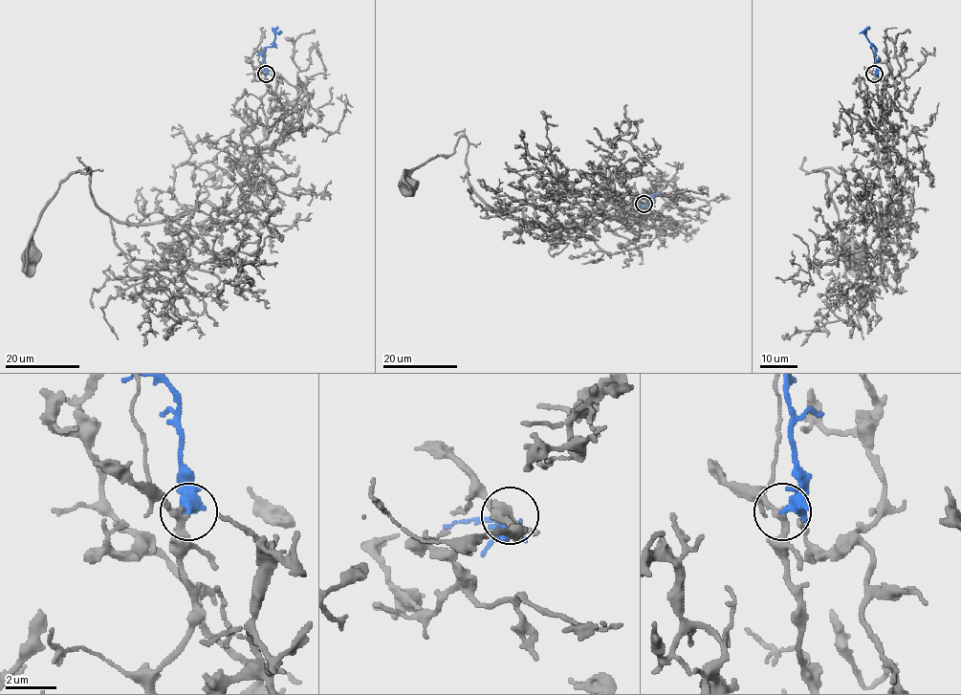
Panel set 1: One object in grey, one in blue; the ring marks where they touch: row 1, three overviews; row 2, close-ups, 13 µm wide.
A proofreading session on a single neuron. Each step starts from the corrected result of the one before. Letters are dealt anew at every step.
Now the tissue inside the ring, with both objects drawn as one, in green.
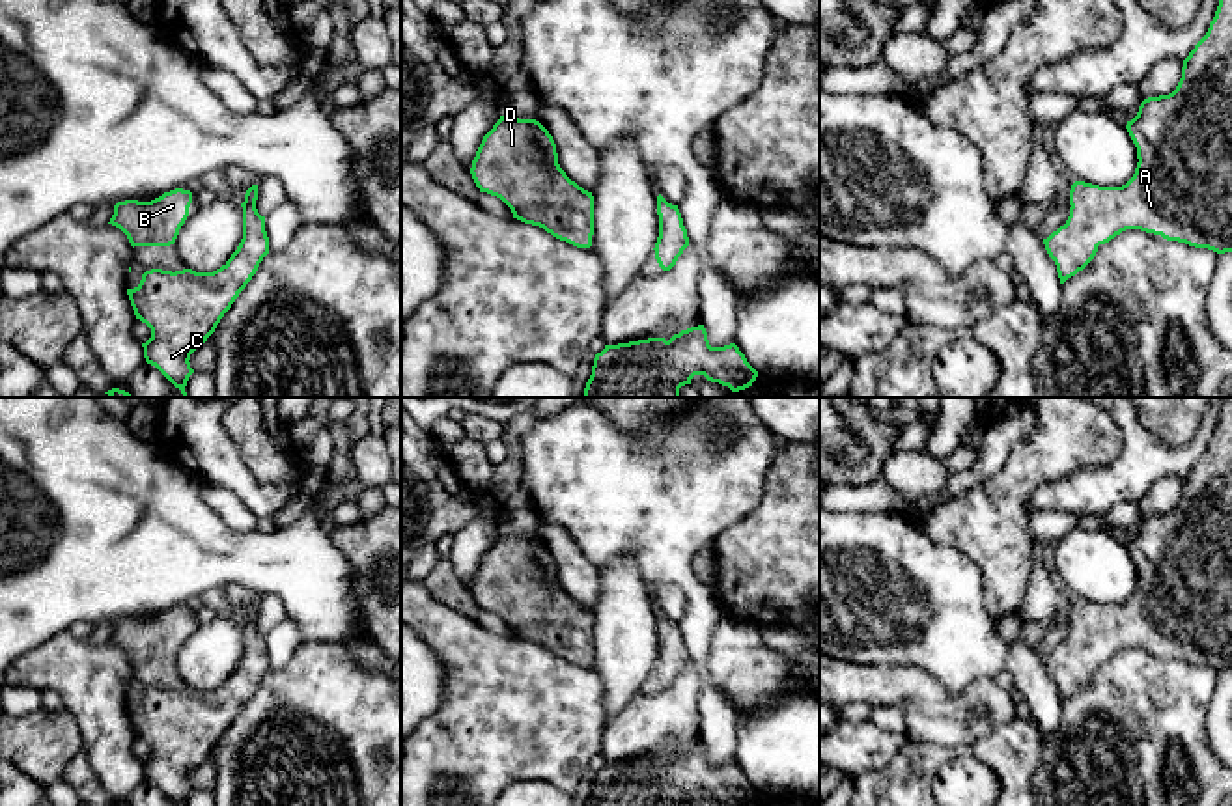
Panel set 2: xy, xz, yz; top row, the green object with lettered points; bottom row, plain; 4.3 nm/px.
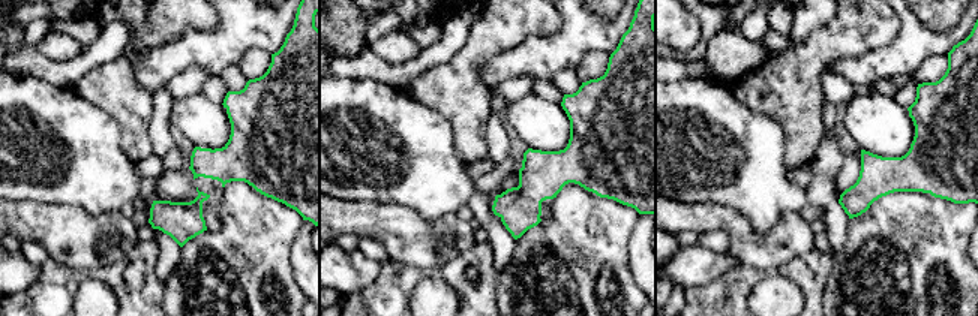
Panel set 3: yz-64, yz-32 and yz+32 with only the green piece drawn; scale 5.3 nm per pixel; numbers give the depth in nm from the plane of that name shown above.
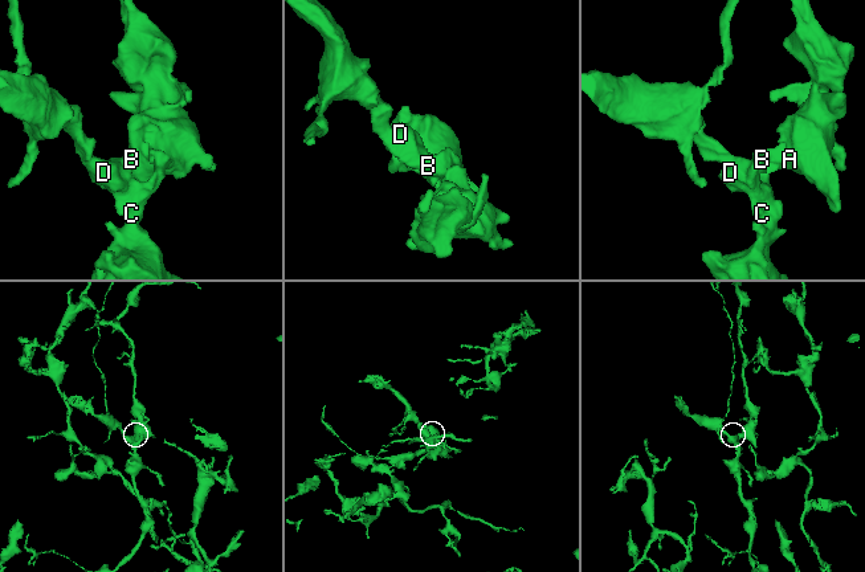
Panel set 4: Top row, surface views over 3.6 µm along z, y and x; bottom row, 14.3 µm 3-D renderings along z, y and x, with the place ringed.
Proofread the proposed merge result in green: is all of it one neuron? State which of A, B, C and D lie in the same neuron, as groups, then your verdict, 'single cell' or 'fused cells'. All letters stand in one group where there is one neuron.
A B C D | single cell

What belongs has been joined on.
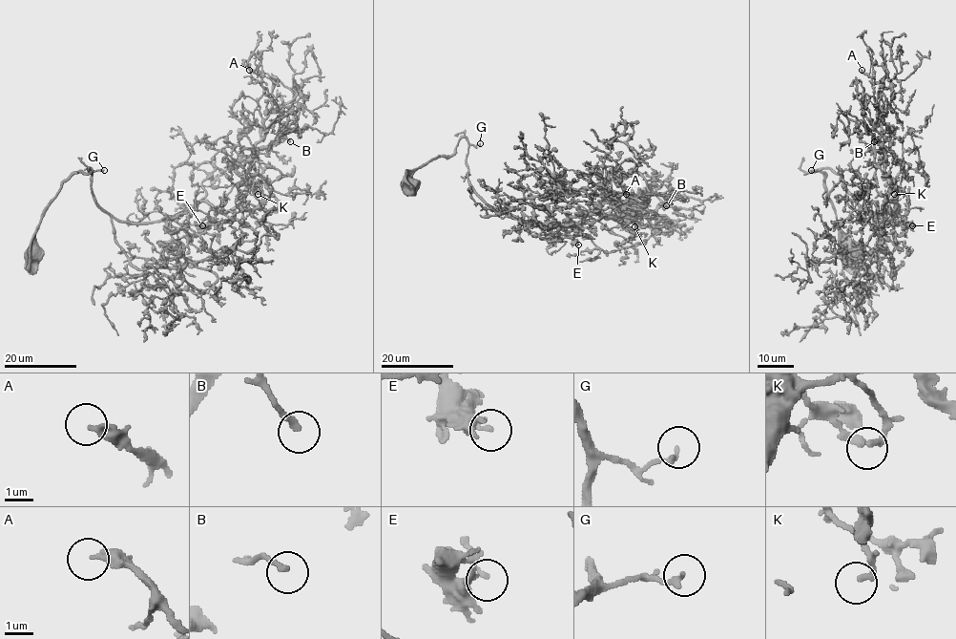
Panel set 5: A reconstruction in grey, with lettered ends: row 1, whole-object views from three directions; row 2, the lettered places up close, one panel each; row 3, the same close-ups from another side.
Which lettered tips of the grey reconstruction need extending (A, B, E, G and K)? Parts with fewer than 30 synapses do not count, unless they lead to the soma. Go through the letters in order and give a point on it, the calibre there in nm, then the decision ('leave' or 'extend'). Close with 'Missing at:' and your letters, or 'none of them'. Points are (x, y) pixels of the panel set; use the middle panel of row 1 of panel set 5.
A: (626, 194) | 280 nm | leave
B: (666, 205) | 200 nm | extend
E: (578, 244) | 90 nm | leave
G: (480, 143) | 180 nm | leave
K: (634, 226) | 200 nm | leave
Missing at: B

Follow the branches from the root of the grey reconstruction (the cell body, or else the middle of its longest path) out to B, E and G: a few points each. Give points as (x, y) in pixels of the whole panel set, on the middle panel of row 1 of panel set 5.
B: (409, 184), (465, 138), (470, 186), (524, 220), (622, 223), (613, 217), (666, 205)
E: (409, 184), (419, 167), (452, 155), (465, 138), (467, 181), (488, 203), (524, 220), (571, 228), (578, 244)
G: (409, 184), (405, 182), (419, 167), (438, 157), (452, 155), (462, 138), (475, 146), (480, 143)

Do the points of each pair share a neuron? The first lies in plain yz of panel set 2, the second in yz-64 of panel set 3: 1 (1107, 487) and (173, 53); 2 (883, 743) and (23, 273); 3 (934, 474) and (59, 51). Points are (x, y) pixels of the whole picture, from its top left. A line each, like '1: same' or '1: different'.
1: same
2: same
3: same

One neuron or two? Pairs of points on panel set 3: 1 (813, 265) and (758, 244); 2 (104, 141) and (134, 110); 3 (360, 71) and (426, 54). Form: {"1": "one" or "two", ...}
{"1": "two", "2": "two", "3": "one"}

